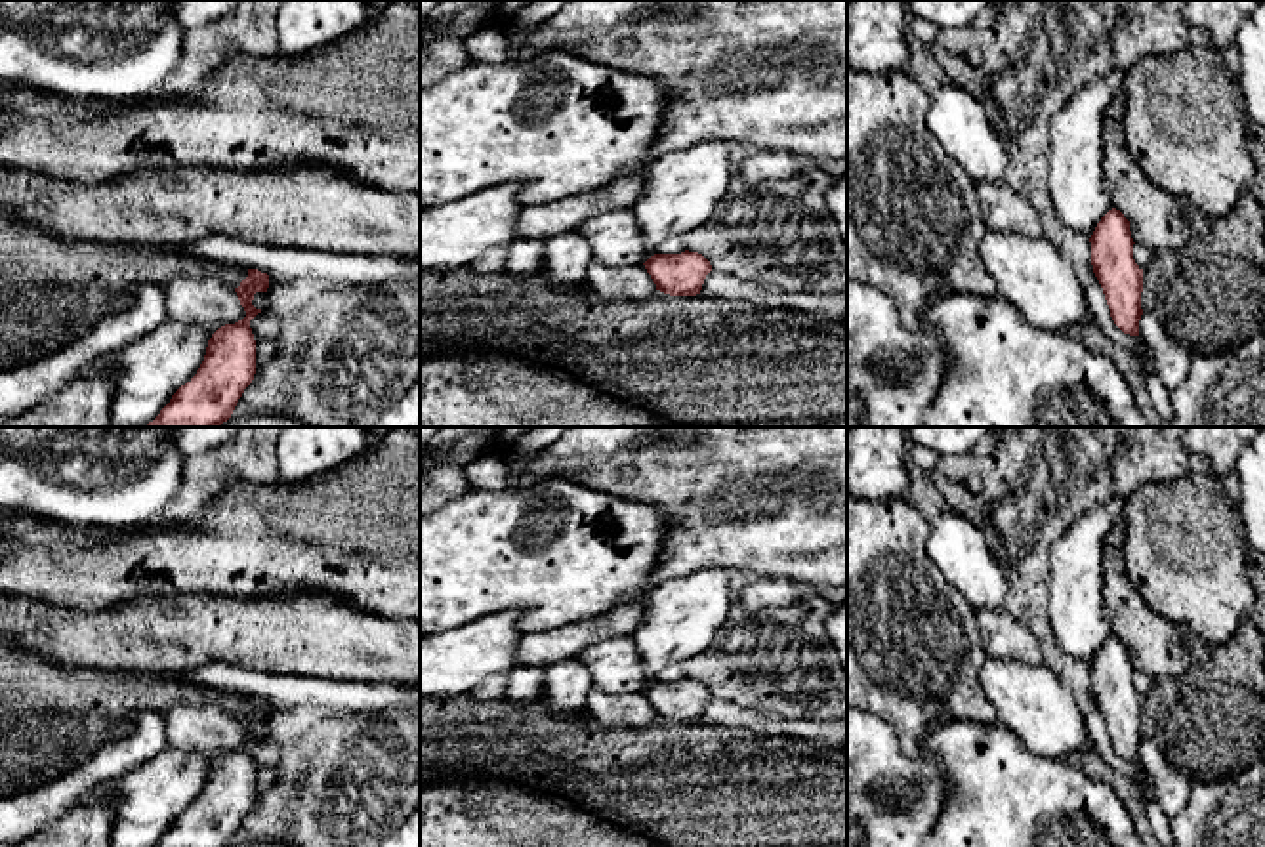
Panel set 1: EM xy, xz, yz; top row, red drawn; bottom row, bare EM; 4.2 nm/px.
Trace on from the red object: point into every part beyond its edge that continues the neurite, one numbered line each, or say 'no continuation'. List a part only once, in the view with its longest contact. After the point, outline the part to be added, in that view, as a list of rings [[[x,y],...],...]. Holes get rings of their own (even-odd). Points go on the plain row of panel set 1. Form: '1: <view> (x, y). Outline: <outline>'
no continuation

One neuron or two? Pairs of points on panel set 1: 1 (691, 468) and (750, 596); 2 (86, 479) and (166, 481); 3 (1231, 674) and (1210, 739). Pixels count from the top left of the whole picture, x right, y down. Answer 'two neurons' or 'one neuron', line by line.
1: two neurons
2: one neuron
3: one neuron

